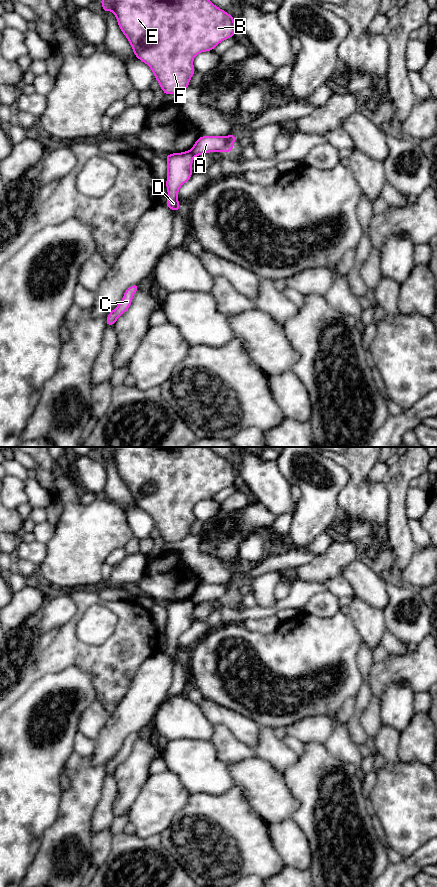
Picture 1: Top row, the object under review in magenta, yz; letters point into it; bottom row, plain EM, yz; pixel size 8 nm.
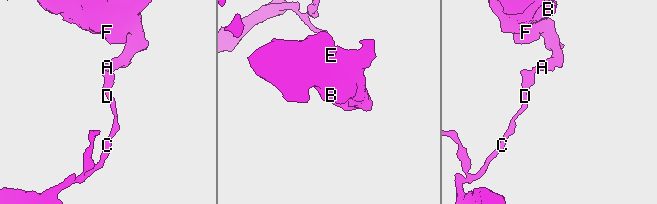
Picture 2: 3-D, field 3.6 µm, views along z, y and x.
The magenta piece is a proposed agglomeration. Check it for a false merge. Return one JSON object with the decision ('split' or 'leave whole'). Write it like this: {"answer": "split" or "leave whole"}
{"answer": "split"}

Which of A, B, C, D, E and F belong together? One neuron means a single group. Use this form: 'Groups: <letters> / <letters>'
Groups: A B E F / C D

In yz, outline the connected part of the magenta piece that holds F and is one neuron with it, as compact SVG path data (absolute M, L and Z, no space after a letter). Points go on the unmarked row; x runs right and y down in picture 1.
M102 447L100 450L104 462L113 459L133 501L151 516L165 543L178 542L189 536L190 527L196 519L193 507L197 502L212 499L222 489L235 484L233 464L208 447Z

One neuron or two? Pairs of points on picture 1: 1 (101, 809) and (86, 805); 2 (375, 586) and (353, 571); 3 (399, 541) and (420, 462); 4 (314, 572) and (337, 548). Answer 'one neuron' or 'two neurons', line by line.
1: two neurons
2: one neuron
3: one neuron
4: one neuron

